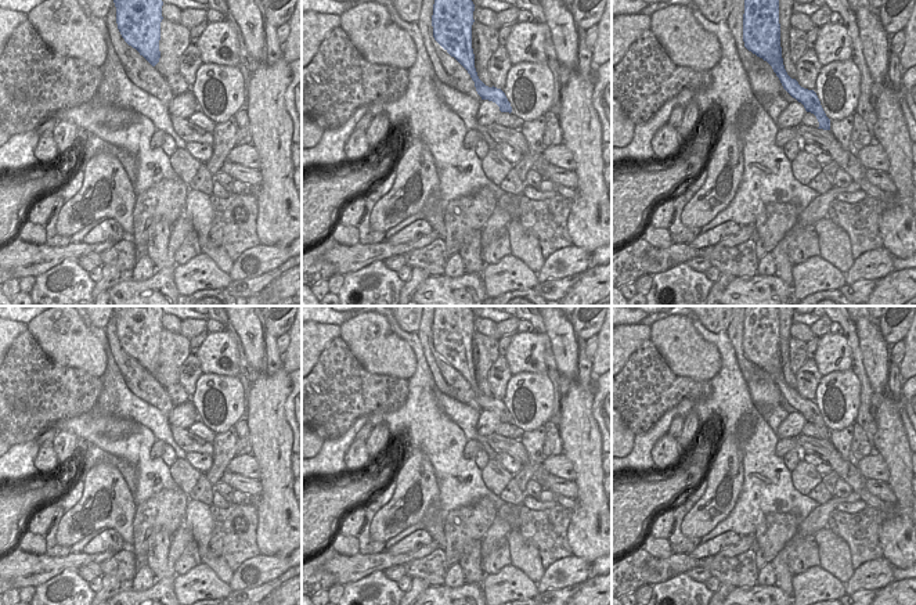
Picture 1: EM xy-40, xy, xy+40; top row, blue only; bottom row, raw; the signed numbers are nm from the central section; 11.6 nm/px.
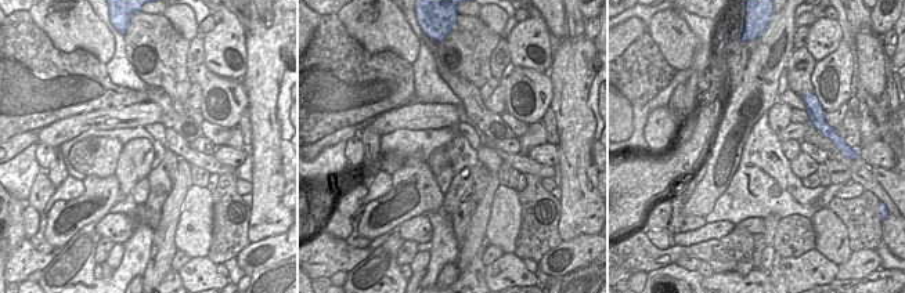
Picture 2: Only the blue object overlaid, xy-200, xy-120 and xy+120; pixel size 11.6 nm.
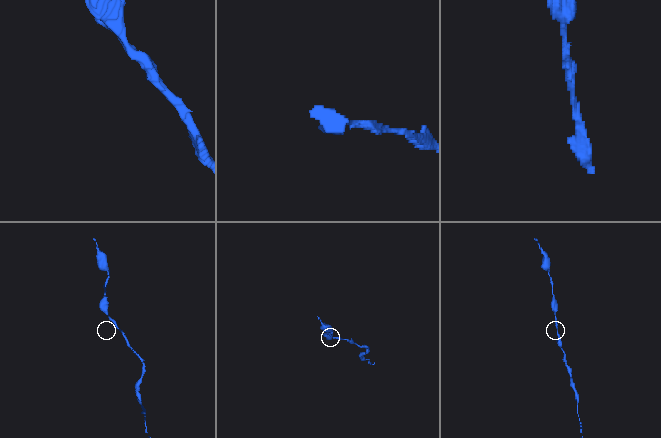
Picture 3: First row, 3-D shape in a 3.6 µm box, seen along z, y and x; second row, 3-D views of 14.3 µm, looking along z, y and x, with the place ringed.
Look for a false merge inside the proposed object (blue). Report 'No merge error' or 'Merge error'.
No merge error

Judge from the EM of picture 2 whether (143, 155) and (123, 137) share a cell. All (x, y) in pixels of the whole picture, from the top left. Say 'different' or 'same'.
different

